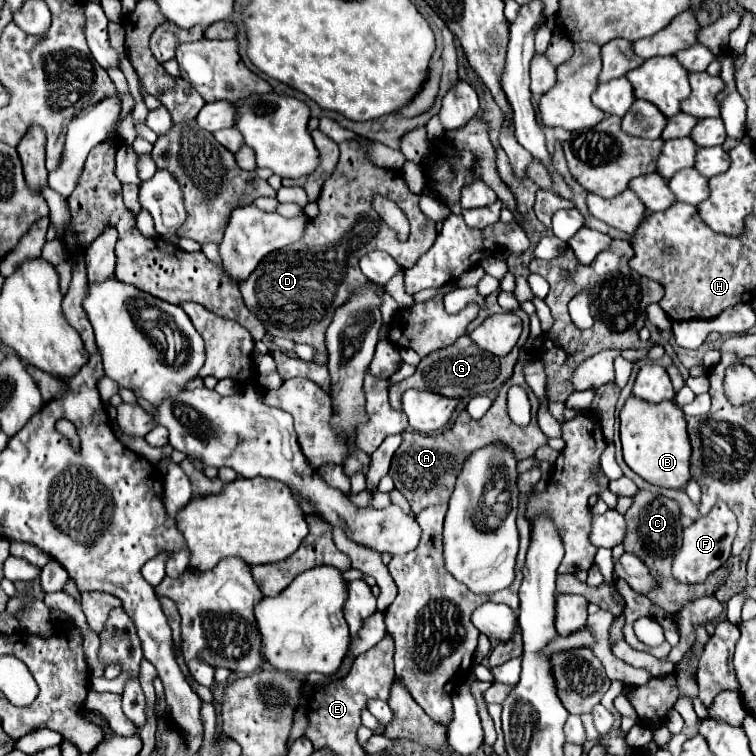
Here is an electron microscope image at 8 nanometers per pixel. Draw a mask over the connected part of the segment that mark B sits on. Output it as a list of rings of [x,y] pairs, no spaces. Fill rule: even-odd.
[[[634,395],[626,399],[620,409],[620,435],[626,465],[648,483],[682,489],[690,481],[690,441],[686,433],[686,419],[674,401],[644,403]]]

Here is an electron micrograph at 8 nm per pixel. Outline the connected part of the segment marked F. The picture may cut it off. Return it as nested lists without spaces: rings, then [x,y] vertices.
[[[718,503],[706,517],[696,519],[690,527],[684,529],[684,545],[676,553],[672,565],[674,577],[684,583],[704,583],[710,573],[714,573],[720,565],[728,561],[736,531],[738,531],[736,515],[724,503]]]

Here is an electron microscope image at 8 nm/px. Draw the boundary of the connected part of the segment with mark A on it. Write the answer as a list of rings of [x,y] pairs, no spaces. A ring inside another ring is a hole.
[[[518,363],[516,365],[516,371],[514,375],[508,379],[508,383],[500,389],[500,395],[496,397],[494,405],[490,407],[490,411],[474,421],[468,417],[466,411],[462,411],[456,419],[456,423],[452,425],[452,429],[446,429],[444,433],[438,433],[436,437],[434,435],[422,435],[422,433],[410,433],[410,431],[404,431],[402,433],[402,443],[400,447],[396,449],[396,455],[392,457],[392,465],[390,465],[390,477],[394,479],[394,485],[396,489],[408,499],[410,507],[414,513],[420,513],[422,509],[430,507],[430,505],[438,505],[438,503],[448,503],[450,499],[450,493],[454,489],[454,483],[456,483],[456,475],[460,473],[462,469],[462,461],[476,449],[488,445],[488,443],[504,443],[508,445],[516,459],[522,461],[526,457],[532,457],[534,451],[542,445],[548,443],[548,437],[540,431],[538,423],[536,423],[536,409],[538,409],[538,397],[532,393],[532,389],[526,385],[524,381],[524,375],[522,375],[522,365]],[[512,385],[520,385],[526,389],[528,393],[528,399],[530,399],[530,405],[532,405],[532,421],[530,425],[526,427],[518,427],[510,415],[508,415],[508,405],[506,405],[506,395],[508,395],[508,389]]]

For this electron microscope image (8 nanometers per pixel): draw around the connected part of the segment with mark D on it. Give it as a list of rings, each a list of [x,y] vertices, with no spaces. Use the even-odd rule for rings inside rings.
[[[358,141],[340,143],[340,163],[334,169],[332,177],[323,185],[320,199],[318,199],[318,207],[320,211],[318,217],[310,221],[306,235],[298,243],[286,247],[284,251],[274,251],[272,255],[268,255],[260,263],[260,267],[256,267],[256,271],[248,277],[248,281],[240,283],[240,293],[244,297],[246,307],[260,319],[260,323],[264,323],[266,333],[272,337],[284,337],[284,339],[290,339],[294,343],[306,343],[306,345],[314,347],[314,351],[316,351],[314,363],[324,361],[324,329],[328,327],[334,311],[360,285],[366,283],[366,277],[362,275],[362,271],[358,267],[360,257],[364,253],[382,249],[392,257],[400,257],[402,267],[412,267],[420,259],[420,255],[424,255],[436,241],[436,223],[420,211],[420,195],[416,195],[408,189],[408,185],[404,183],[404,179],[398,171],[392,173],[390,169],[376,167],[368,159],[366,151],[362,149],[362,145]],[[376,195],[384,195],[384,197],[396,201],[396,205],[400,205],[400,209],[408,217],[410,235],[406,241],[396,239],[396,233],[374,211],[372,199]]]

